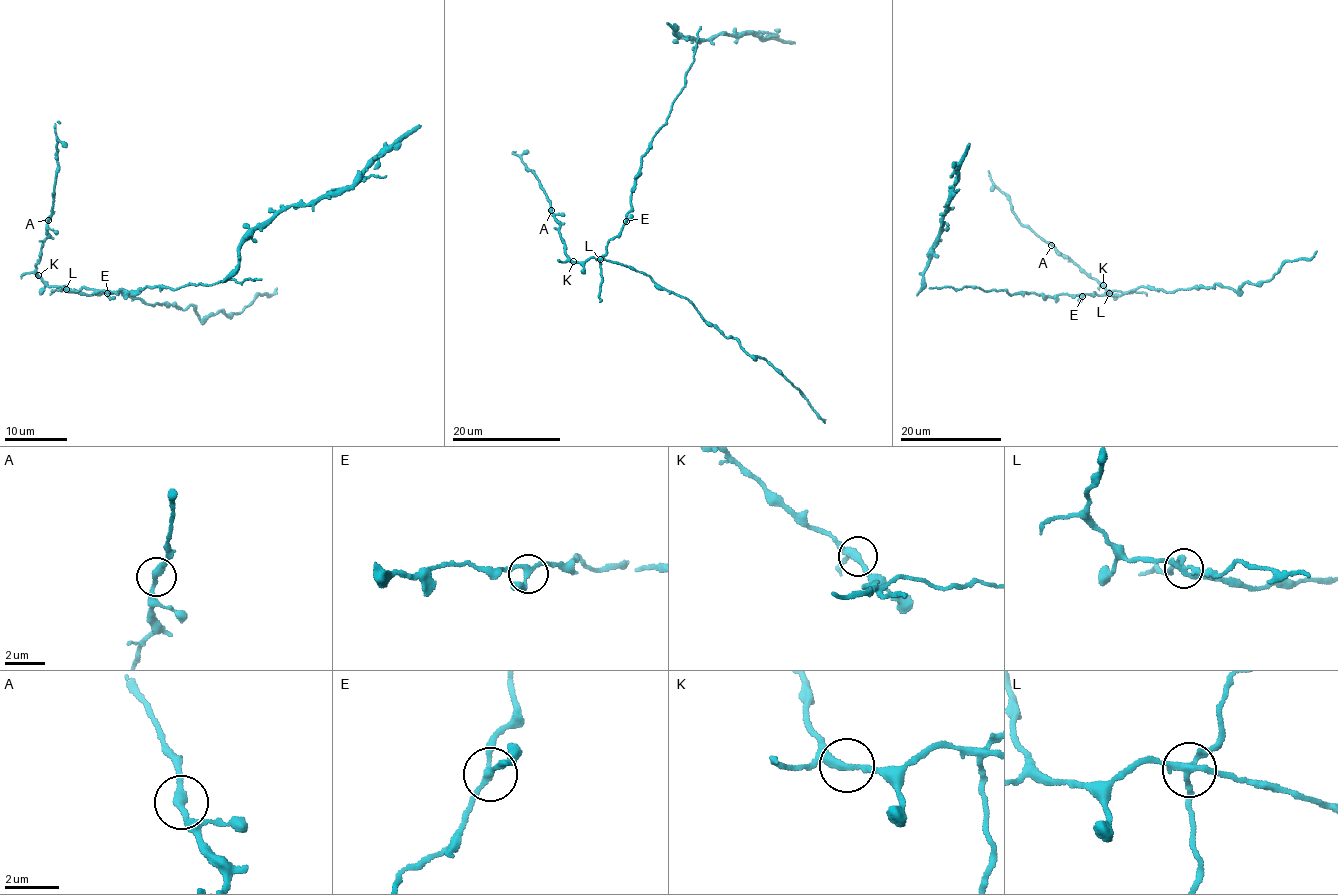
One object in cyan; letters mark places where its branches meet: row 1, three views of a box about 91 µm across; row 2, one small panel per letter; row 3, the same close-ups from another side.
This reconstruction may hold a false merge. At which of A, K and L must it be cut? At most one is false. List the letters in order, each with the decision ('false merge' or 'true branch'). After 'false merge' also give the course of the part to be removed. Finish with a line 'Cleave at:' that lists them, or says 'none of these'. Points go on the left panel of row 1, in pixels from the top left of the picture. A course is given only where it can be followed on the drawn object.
A: true branch
K: true branch
L: false merge; course (65, 289), (124, 289), (129, 292), (147, 286), (179, 288), (228, 279), (242, 283), (246, 278), (261, 279)
Cleave at: L

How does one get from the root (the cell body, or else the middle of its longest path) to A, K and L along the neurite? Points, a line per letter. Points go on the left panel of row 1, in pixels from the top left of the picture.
A: (136, 291), (97, 291), (83, 287), (74, 292), (45, 284), (35, 266), (43, 241), (50, 234), (48, 220)
K: (136, 291), (97, 291), (83, 287), (74, 292), (49, 286), (38, 275)
L: (136, 291), (65, 289)

